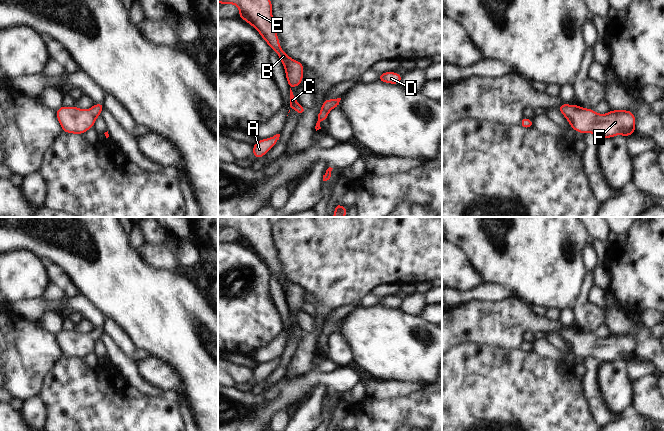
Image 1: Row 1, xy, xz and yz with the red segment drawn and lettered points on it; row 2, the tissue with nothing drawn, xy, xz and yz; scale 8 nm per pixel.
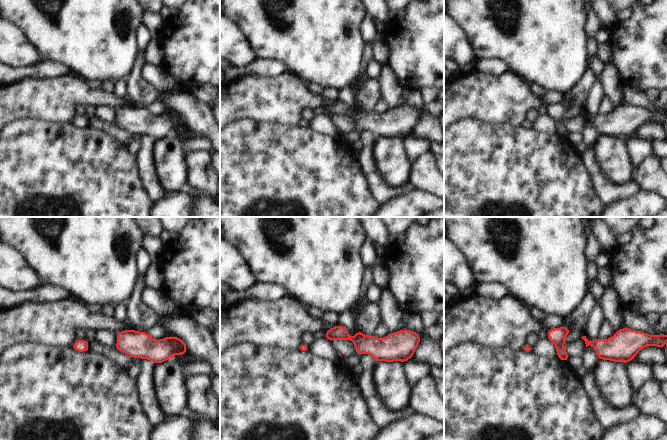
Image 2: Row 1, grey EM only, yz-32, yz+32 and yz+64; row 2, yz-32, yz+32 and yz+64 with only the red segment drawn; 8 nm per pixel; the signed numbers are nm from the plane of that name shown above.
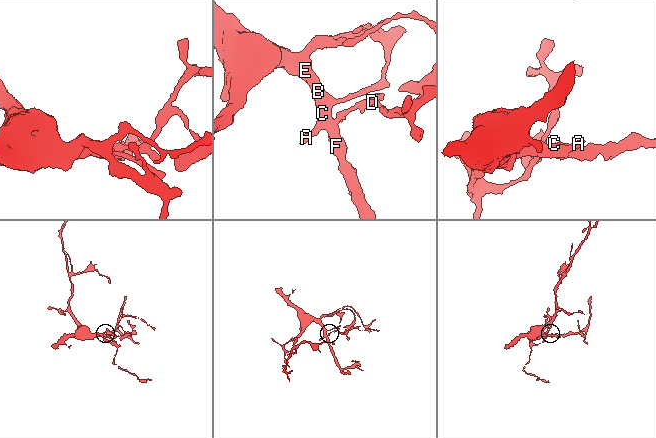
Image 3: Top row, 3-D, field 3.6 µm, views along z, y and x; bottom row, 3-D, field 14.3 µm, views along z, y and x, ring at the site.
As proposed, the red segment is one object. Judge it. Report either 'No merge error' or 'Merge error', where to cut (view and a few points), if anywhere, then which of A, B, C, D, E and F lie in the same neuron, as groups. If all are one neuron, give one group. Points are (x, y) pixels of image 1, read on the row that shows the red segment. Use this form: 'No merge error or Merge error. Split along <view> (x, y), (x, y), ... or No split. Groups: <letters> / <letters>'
No merge error. No split. Groups: A B C D E F.

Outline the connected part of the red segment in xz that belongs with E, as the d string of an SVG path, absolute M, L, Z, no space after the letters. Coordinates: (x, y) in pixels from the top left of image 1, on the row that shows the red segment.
M218 0L221 5L233 4L239 9L239 18L245 20L254 27L271 49L276 52L284 68L287 82L290 88L290 105L289 109L295 109L301 116L306 108L301 106L293 95L292 87L301 86L304 78L301 62L293 60L282 49L277 36L277 27L275 26L272 16L271 0Z

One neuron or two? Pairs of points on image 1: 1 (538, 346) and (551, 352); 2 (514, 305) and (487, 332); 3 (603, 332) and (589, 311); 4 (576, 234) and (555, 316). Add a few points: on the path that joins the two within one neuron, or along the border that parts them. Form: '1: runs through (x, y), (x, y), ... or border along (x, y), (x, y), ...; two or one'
1: runs through (541, 347), (548, 351); one
2: runs through (507, 312), (494, 325); one
3: border along (604, 321), (593, 333); two
4: border along (547, 309), (559, 309), (561, 311); two

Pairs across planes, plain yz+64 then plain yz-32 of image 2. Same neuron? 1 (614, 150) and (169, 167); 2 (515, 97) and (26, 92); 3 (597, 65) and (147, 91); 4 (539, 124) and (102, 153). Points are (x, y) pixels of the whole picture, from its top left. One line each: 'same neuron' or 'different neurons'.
1: same neuron
2: same neuron
3: different neurons
4: different neurons

